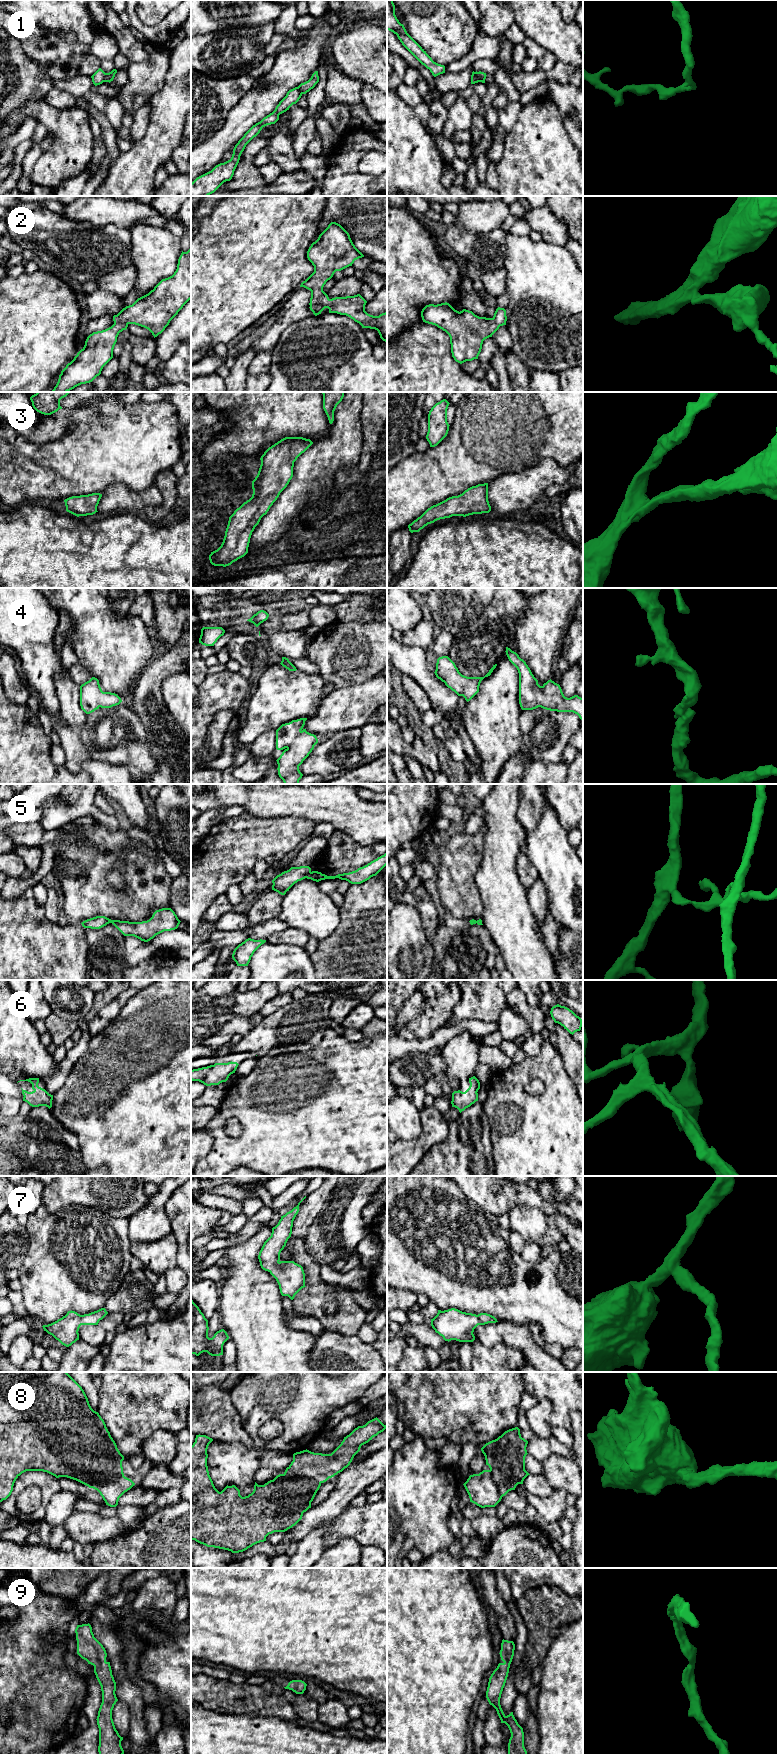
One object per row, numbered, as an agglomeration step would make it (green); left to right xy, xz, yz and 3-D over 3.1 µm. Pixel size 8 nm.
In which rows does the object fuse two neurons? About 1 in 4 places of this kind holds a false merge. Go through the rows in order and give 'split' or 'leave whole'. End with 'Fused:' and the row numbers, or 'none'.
1: split
2: leave whole
3: leave whole
4: leave whole
5: split
6: leave whole
7: leave whole
8: leave whole
9: leave whole
Fused: 1, 5

